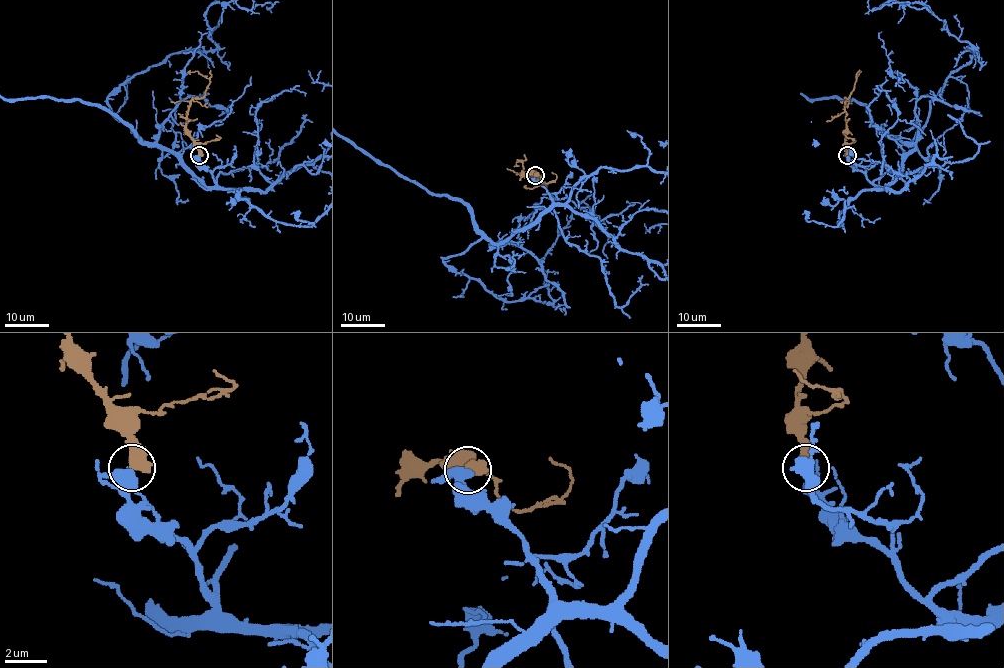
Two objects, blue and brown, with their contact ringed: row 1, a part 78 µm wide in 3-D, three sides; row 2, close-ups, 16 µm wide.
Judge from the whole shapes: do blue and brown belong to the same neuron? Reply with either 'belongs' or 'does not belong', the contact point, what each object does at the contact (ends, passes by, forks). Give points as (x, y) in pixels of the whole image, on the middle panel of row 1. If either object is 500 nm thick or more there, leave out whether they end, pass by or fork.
belongs | (535, 175)

